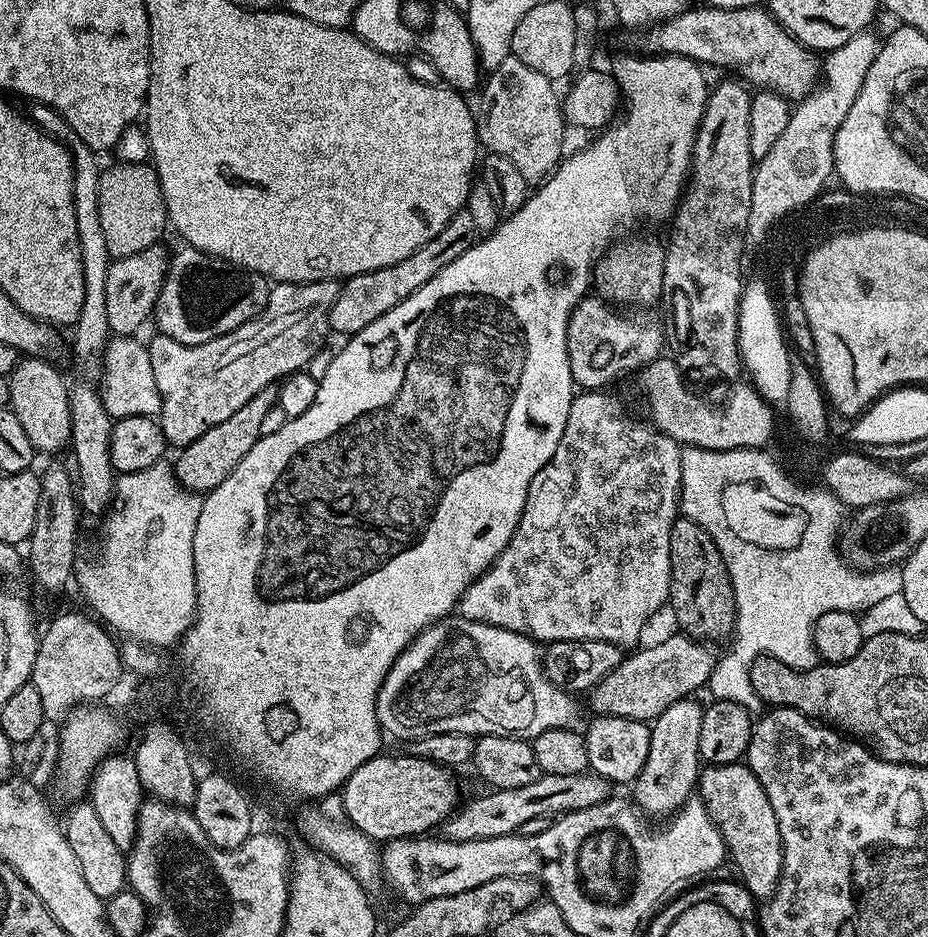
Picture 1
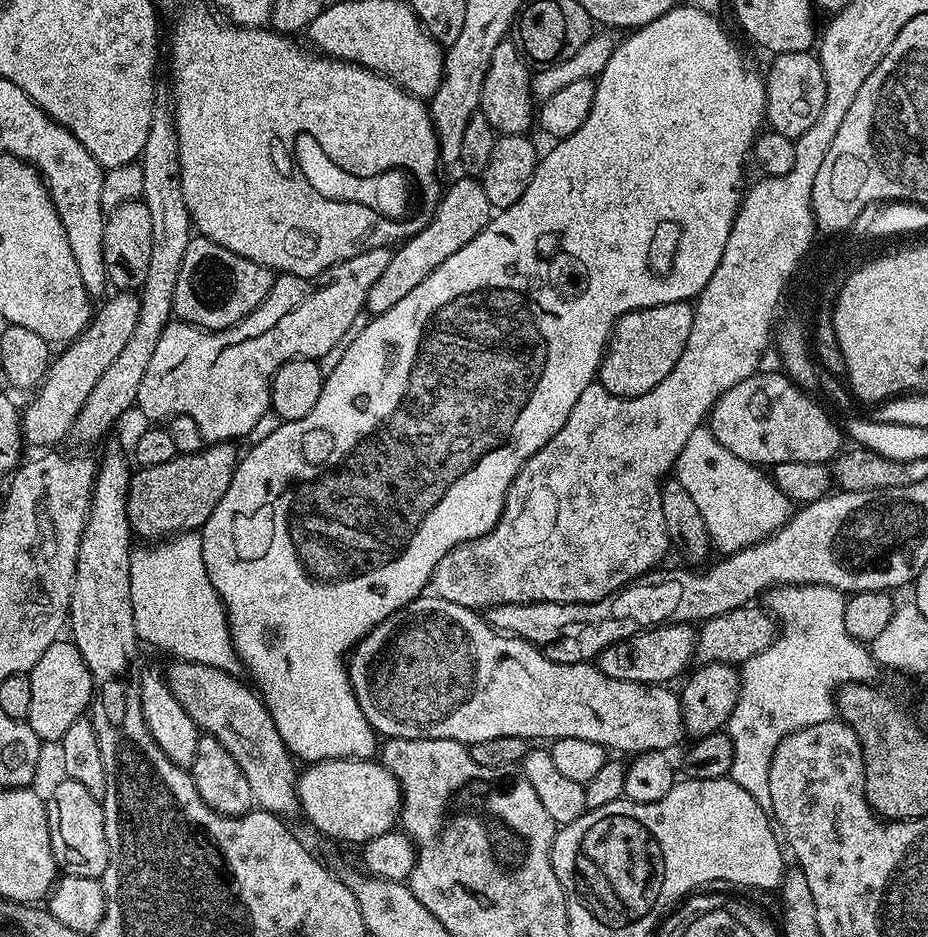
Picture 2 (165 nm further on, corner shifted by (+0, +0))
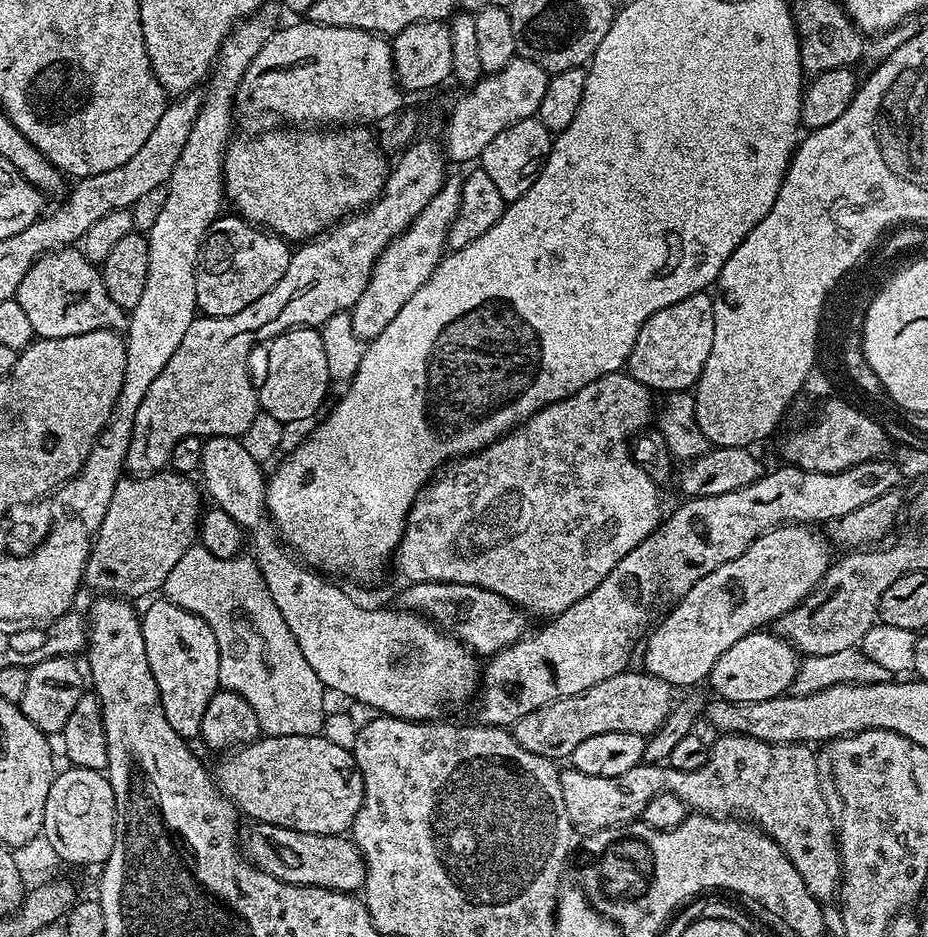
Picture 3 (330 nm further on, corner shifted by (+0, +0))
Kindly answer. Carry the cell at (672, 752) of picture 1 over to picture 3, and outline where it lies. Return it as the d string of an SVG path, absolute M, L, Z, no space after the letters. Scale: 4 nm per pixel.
M775 631L751 632L746 638L734 642L710 670L706 684L716 691L721 700L735 704L766 702L775 696L783 696L796 683L796 672L800 668L801 657L787 640L777 636Z

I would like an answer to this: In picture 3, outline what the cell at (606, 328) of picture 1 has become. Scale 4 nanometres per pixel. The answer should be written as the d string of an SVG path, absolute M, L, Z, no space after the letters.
M707 291L695 292L690 298L682 298L682 302L674 302L674 306L650 314L642 330L638 330L634 350L630 350L626 365L628 375L656 394L695 389L706 358L710 358L710 346L714 346L713 297L708 295Z

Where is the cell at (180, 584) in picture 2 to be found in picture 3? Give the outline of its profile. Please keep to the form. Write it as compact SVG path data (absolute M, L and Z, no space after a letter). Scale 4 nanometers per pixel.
M199 542L193 543L192 547L186 550L186 554L182 554L182 558L178 558L178 566L174 566L174 570L170 570L162 592L167 599L172 600L182 610L188 610L190 614L202 618L206 622L206 626L210 626L210 630L214 632L214 638L218 642L218 674L220 675L221 689L242 696L250 706L250 710L254 710L254 718L258 718L258 726L263 735L319 736L323 733L324 719L326 717L326 709L324 710L326 689L324 683L320 681L318 674L314 674L314 670L310 670L310 662L306 662L306 657L302 655L302 649L298 647L298 642L294 638L294 634L290 634L290 626L286 626L286 618L282 618L278 606L274 606L274 598L270 598L270 590L262 578L260 567L256 565L256 561L252 559L251 555L237 554L229 559L223 560L222 558L218 558L210 550L206 550L203 544Z

